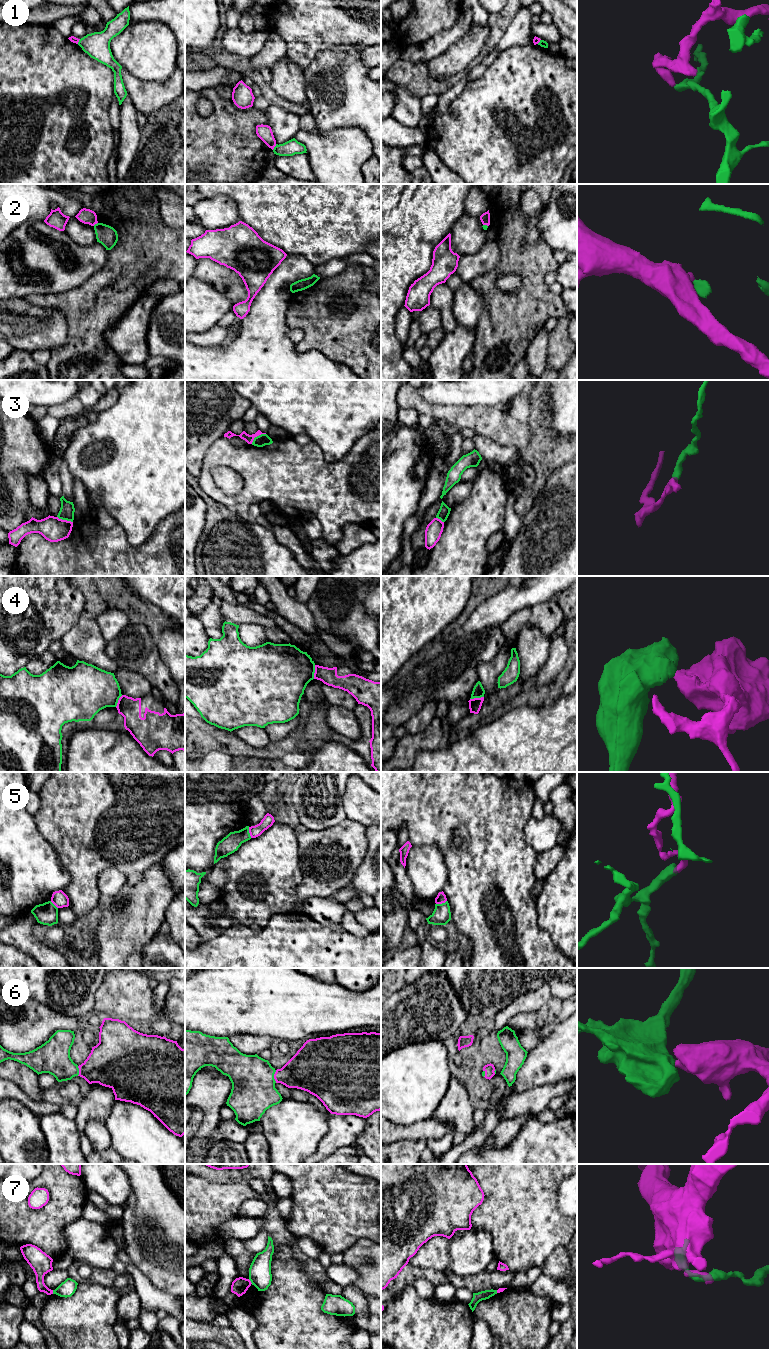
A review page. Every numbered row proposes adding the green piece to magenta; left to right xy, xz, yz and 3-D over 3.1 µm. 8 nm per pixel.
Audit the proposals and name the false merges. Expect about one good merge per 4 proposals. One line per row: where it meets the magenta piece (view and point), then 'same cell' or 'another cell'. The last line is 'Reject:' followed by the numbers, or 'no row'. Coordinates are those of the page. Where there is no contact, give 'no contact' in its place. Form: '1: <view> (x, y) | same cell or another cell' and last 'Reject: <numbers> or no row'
1: xz (274, 146) | another cell
2: xy (95, 223) | another cell
3: xz (257, 435) | another cell
4: xz (315, 672) | another cell
5: xz (249, 832) | another cell
6: xz (274, 1076) | same cell
7: xz (250, 1281) | another cell
Reject: 1, 2, 3, 4, 5, 7

